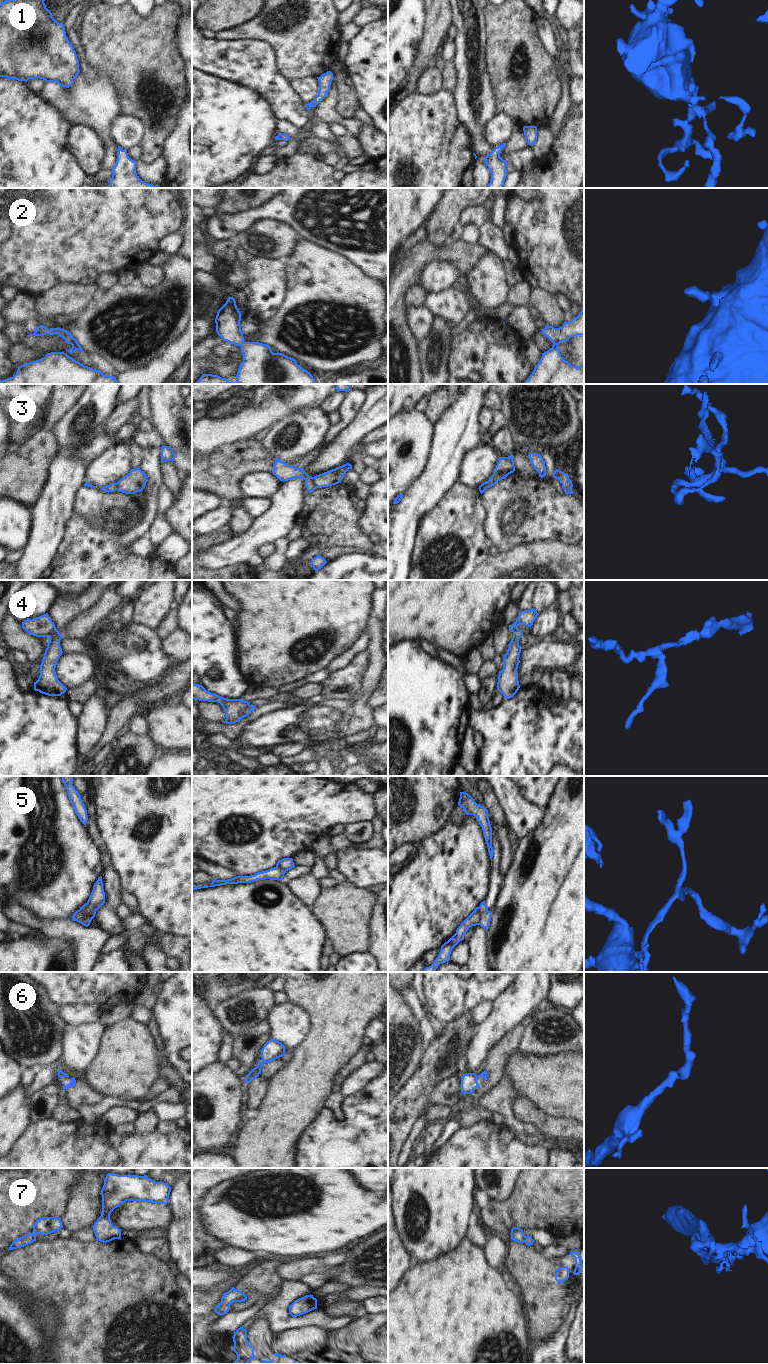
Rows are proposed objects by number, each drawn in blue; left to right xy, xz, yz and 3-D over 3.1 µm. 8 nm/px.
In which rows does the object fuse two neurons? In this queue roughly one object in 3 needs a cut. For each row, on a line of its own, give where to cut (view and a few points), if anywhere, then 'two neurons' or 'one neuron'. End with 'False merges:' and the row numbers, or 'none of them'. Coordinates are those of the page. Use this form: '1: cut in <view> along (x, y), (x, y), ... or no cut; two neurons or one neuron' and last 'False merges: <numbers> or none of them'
1: no cut; one neuron
2: no cut; one neuron
3: cut in xz along (311, 477), (312, 483), (316, 487); two neurons
4: cut in xz along (249, 704), (243, 711), (243, 716); two neurons
5: cut in xy along (87, 903), (84, 914), (91, 919); two neurons
6: no cut; one neuron
7: no cut; one neuron
False merges: 3, 4, 5

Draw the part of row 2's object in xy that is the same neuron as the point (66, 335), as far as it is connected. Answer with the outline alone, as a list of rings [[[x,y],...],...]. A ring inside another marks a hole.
[[[40,325],[36,328],[35,332],[32,335],[35,336],[44,336],[46,334],[54,335],[58,334],[62,337],[66,343],[71,344],[72,347],[68,350],[70,354],[74,353],[76,350],[83,351],[77,340],[72,336],[72,334],[64,329],[61,328],[50,328],[48,329],[44,325]]]

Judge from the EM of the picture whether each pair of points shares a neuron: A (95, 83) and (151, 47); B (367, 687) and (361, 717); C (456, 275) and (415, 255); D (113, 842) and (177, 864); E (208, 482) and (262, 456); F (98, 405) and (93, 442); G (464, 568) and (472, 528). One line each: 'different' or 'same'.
A: different
B: same
C: different
D: same
E: same
F: same
G: same

